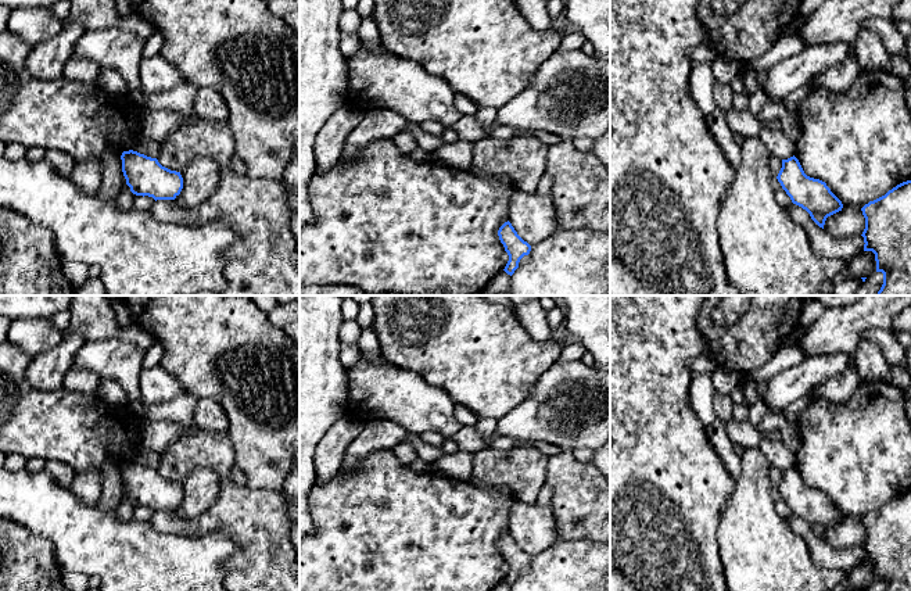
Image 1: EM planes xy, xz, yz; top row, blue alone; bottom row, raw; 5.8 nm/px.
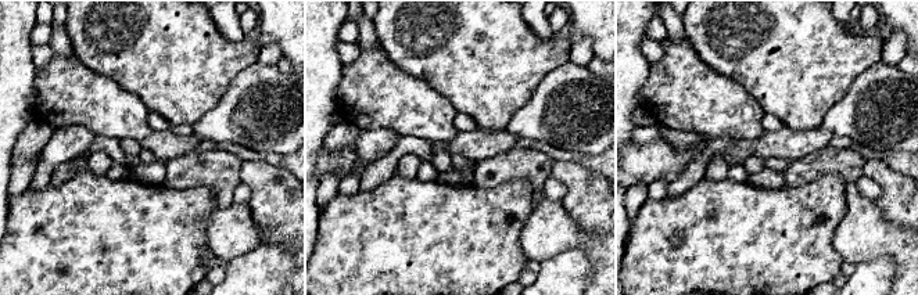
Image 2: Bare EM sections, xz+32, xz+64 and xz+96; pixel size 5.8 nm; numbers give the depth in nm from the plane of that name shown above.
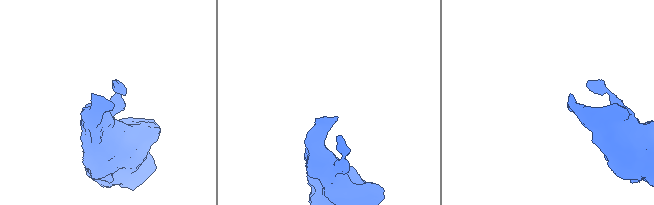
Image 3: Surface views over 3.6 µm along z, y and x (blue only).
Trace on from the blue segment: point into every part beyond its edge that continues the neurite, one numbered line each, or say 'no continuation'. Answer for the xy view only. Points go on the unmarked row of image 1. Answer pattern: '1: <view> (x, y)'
no continuation

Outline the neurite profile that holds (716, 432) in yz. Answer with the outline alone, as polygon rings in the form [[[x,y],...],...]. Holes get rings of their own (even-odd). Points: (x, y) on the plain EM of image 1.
[[[715,419],[713,423],[704,426],[704,431],[722,459],[727,472],[736,483],[740,476],[742,462],[740,456],[738,456],[734,451],[734,444],[728,437],[725,422]]]

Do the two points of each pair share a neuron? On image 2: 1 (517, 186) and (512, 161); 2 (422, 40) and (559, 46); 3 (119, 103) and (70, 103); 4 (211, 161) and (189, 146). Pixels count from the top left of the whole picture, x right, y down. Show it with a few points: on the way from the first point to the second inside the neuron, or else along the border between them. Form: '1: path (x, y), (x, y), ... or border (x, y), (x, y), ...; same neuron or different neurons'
1: border (484, 189), (520, 176), (534, 191); different neurons
2: path (456, 40), (468, 40), (474, 47), (524, 47); same neuron
3: path (107, 103), (82, 103); same neuron
4: border (194, 150), (167, 161); different neurons

